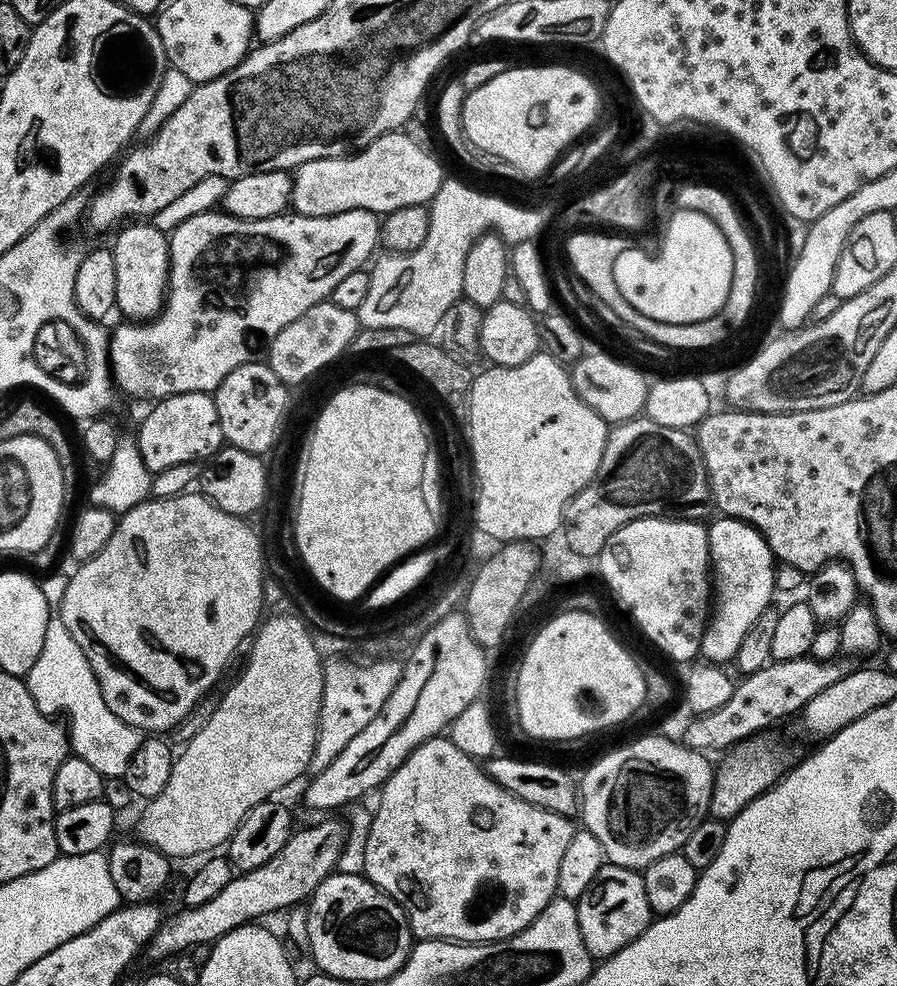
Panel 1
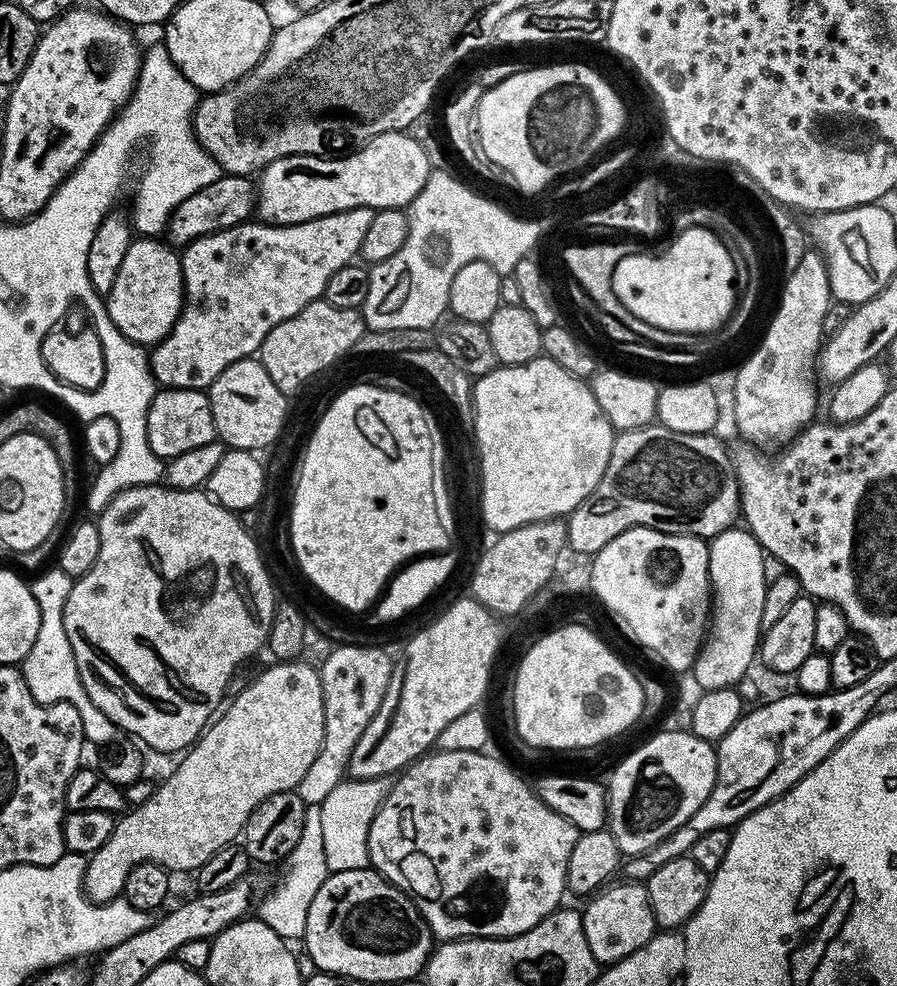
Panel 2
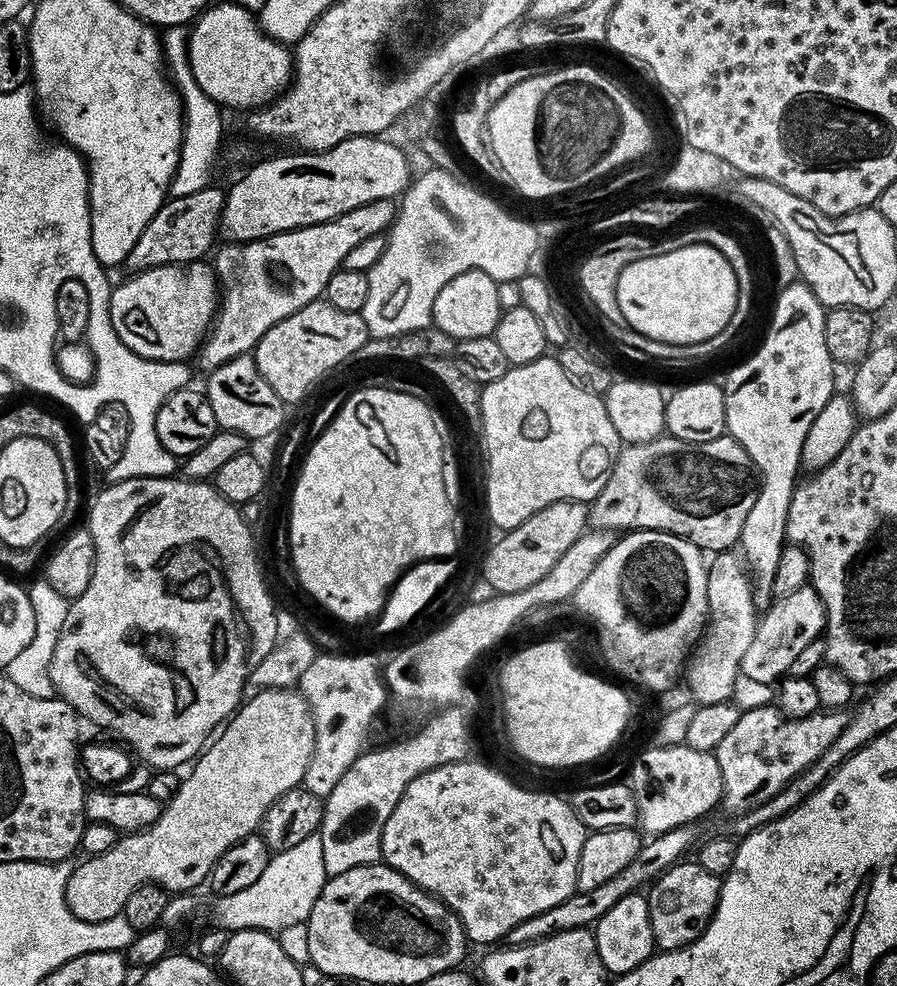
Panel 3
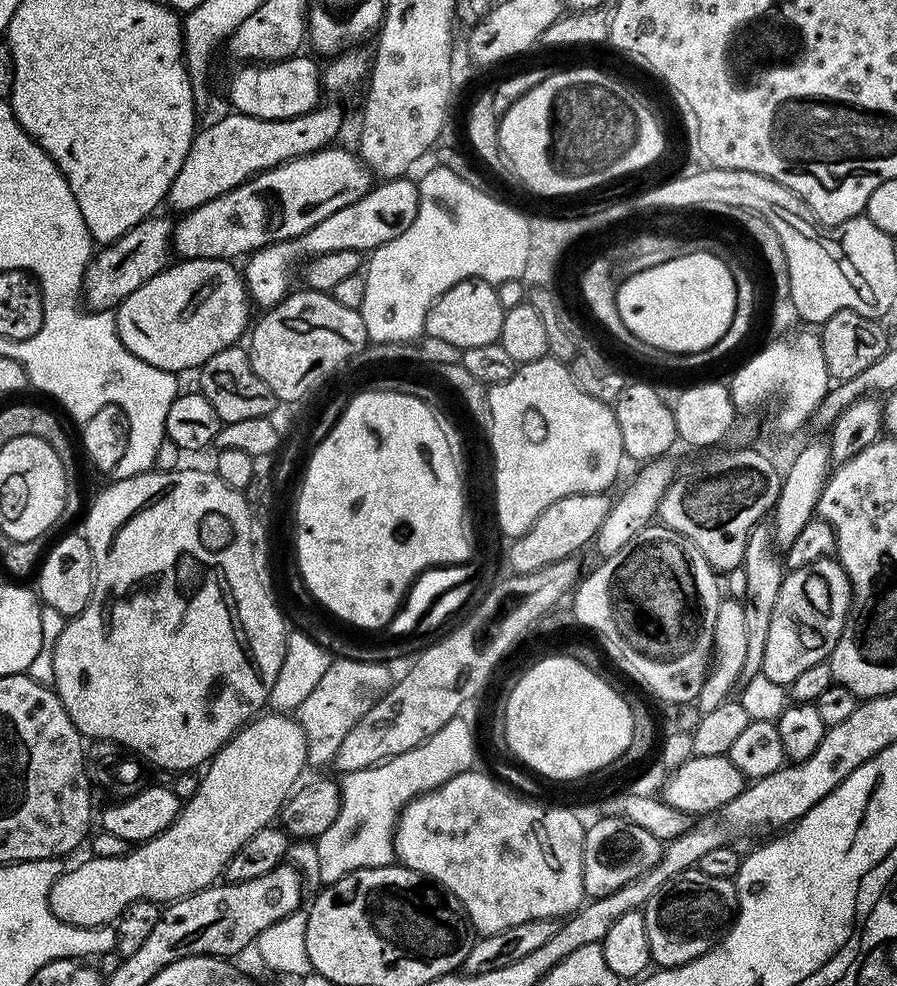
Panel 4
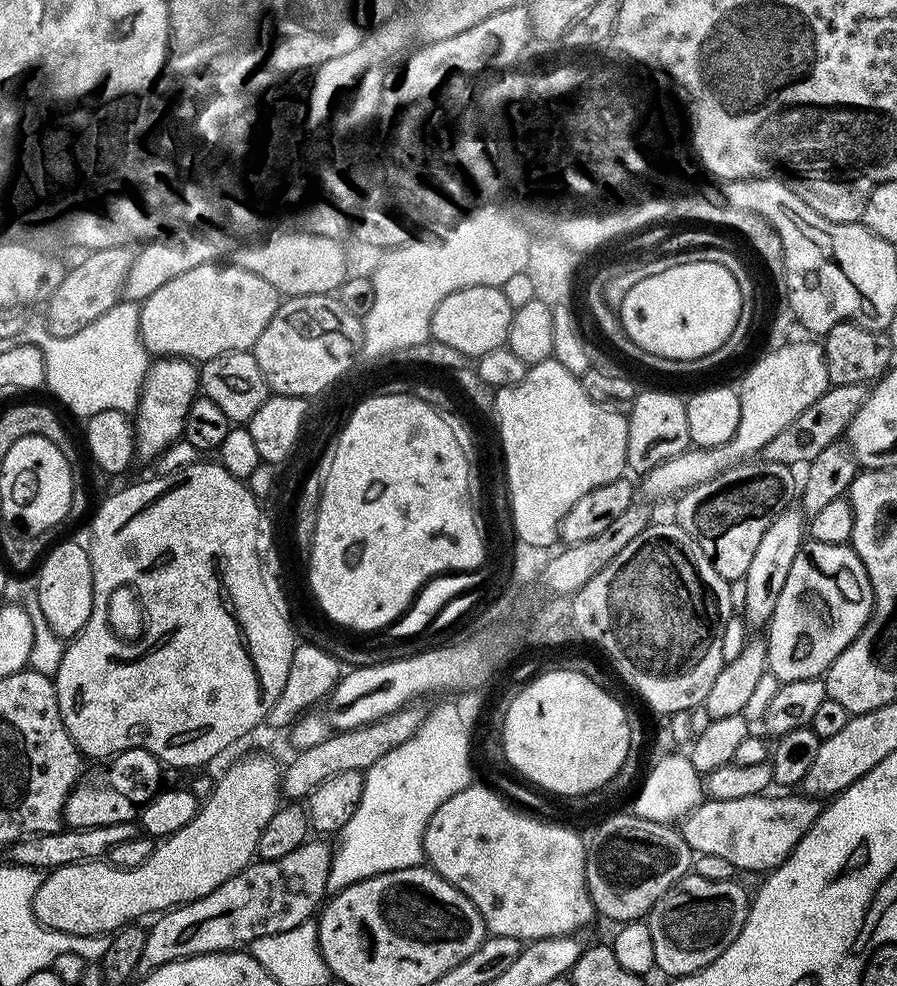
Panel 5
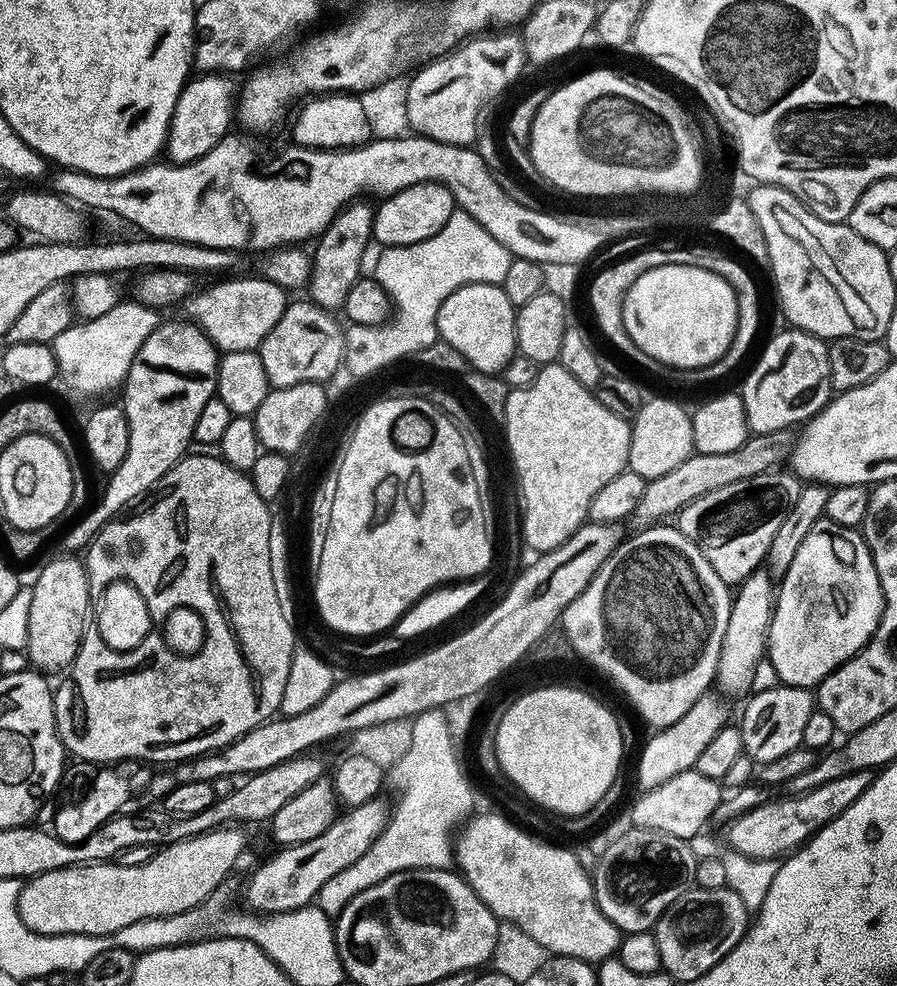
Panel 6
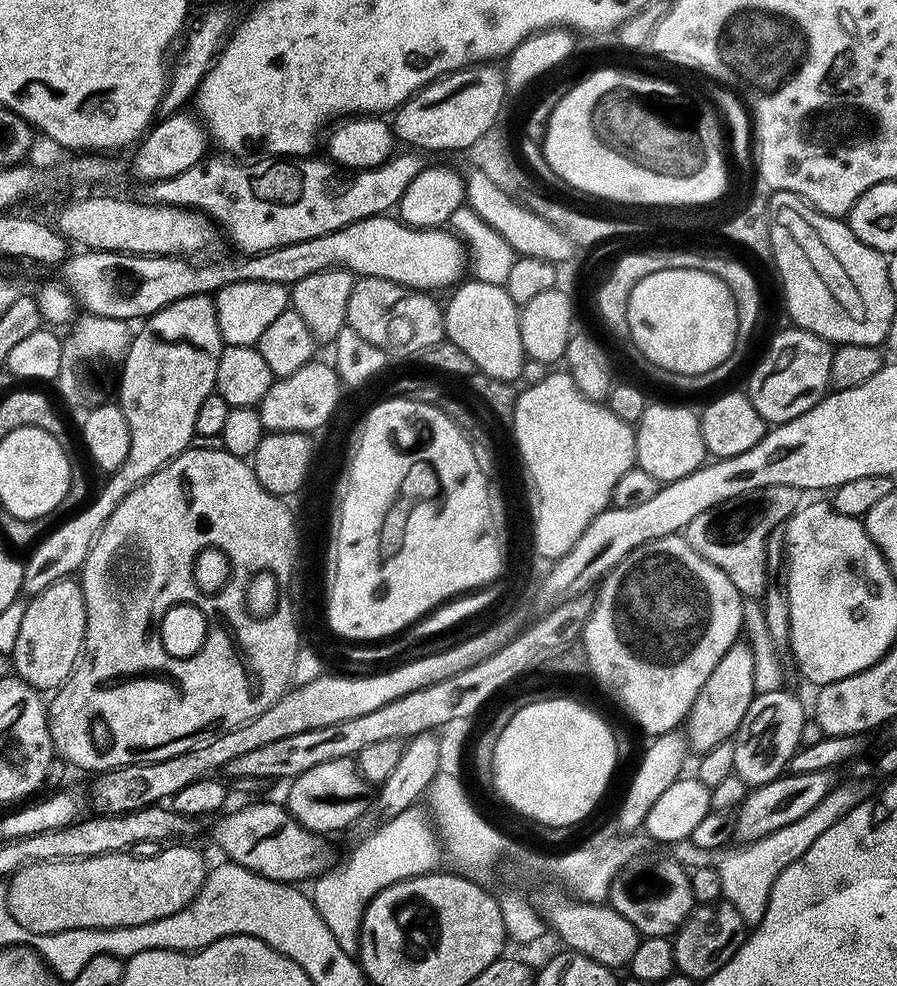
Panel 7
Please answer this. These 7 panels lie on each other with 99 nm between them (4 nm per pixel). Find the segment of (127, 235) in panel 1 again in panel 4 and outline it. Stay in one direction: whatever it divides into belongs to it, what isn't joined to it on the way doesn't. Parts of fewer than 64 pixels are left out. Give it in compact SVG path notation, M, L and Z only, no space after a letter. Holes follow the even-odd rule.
M185 260L173 263L154 278L150 278L130 298L123 300L115 309L116 332L120 340L142 362L154 366L163 372L183 374L187 368L199 369L214 354L224 348L233 347L240 335L250 328L248 320L248 304L250 297L243 277L235 268L235 263L226 260Z

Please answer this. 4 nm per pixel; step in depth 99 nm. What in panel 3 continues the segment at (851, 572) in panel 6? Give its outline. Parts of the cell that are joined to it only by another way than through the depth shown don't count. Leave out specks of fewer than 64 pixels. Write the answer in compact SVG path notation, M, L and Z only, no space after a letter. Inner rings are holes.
M805 586L794 590L794 594L779 597L772 607L759 617L756 625L756 637L750 653L750 668L752 664L753 670L756 671L753 672L755 679L776 682L795 673L795 668L807 658L808 651L815 646L816 639L823 637L825 632L824 602L815 588Z

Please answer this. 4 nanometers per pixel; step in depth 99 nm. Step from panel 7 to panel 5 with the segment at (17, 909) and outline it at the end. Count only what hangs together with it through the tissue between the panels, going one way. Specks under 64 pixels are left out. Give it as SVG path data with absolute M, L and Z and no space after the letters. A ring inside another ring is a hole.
M244 756L225 770L224 777L215 781L212 796L201 803L200 811L193 820L172 836L161 839L146 862L133 868L116 868L107 862L99 864L99 859L88 858L83 863L53 868L41 879L32 899L32 912L44 927L53 928L56 932L69 932L72 936L98 936L115 933L125 925L139 921L139 916L148 916L151 912L163 914L169 908L202 898L253 863L262 830L266 830L266 822L270 822L276 813L276 799L281 799L281 788L281 765L276 765L268 756Z

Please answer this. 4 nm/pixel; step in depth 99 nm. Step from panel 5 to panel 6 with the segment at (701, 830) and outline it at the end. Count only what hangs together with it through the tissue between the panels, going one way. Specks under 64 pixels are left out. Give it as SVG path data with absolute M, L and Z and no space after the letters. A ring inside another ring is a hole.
M873 769L847 772L842 778L832 779L812 791L785 796L782 800L771 799L755 807L729 824L729 847L746 857L773 860L785 857L828 824L840 813L844 813L854 801L862 798L864 791L872 785Z

